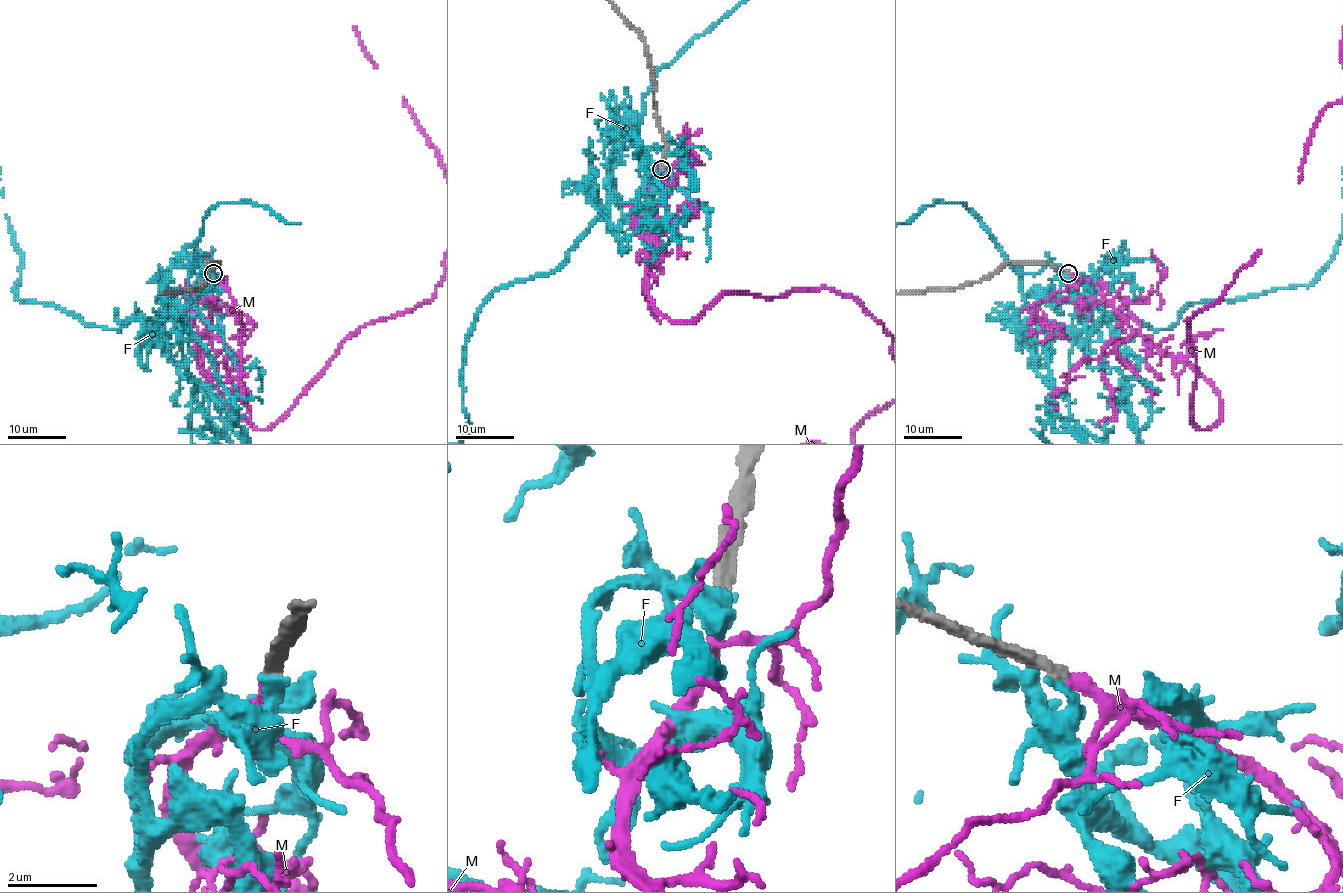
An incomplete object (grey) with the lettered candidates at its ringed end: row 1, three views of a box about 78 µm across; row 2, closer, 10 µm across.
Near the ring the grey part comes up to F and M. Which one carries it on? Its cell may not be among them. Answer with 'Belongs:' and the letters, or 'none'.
Belongs: M

